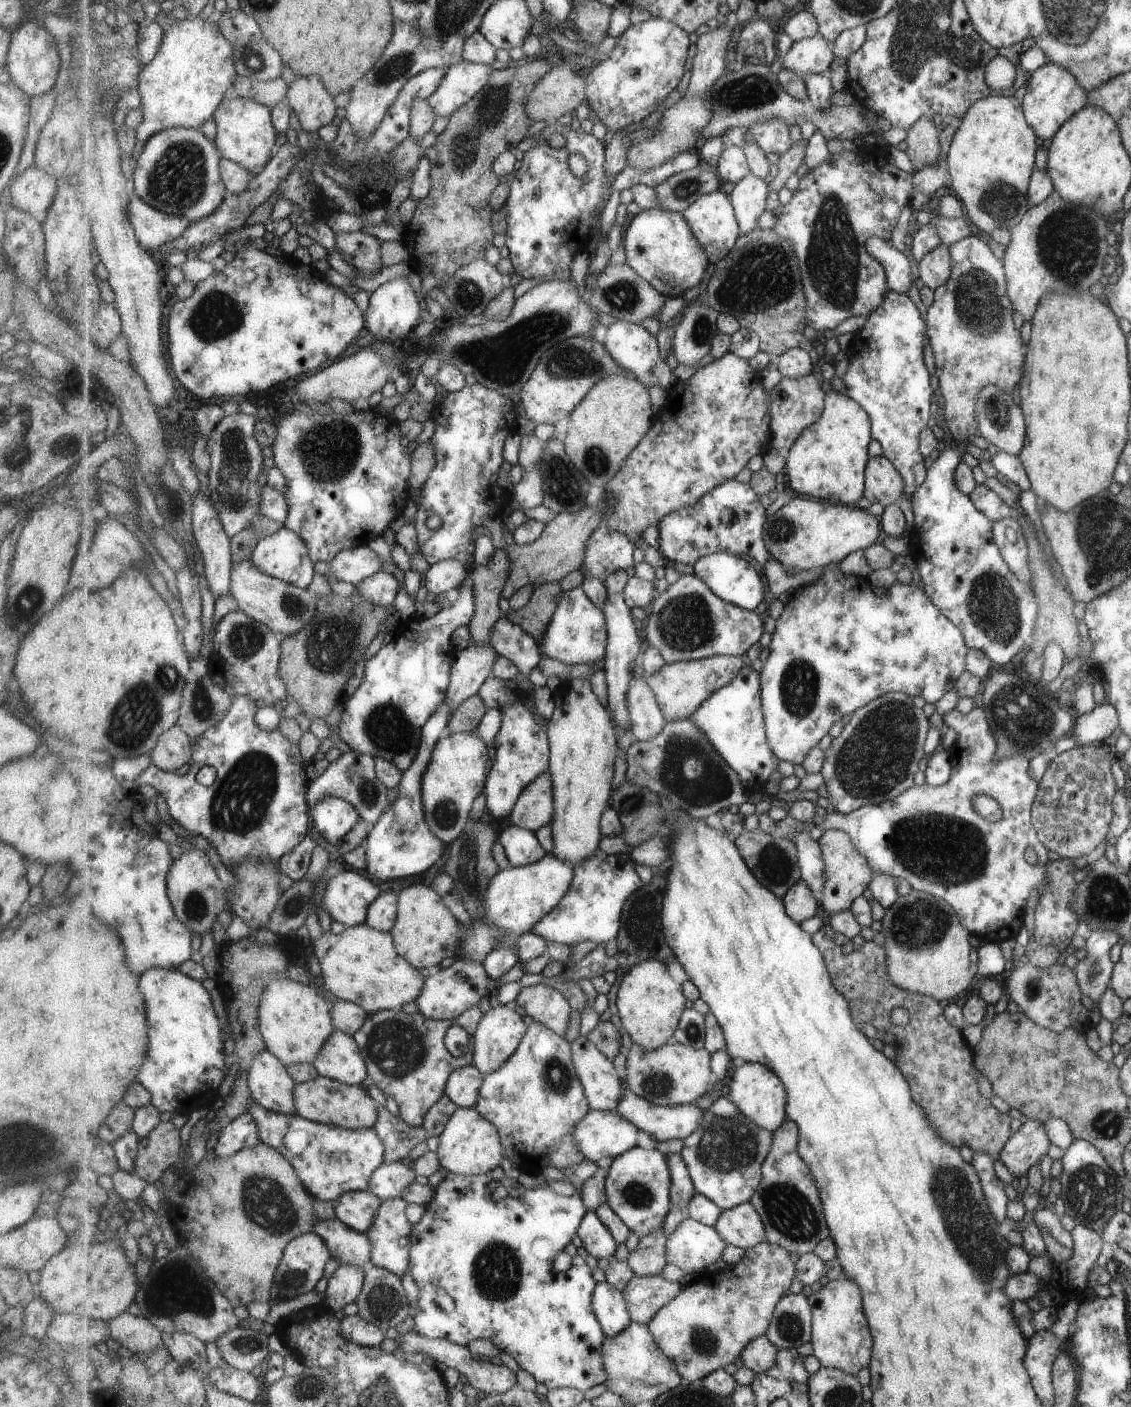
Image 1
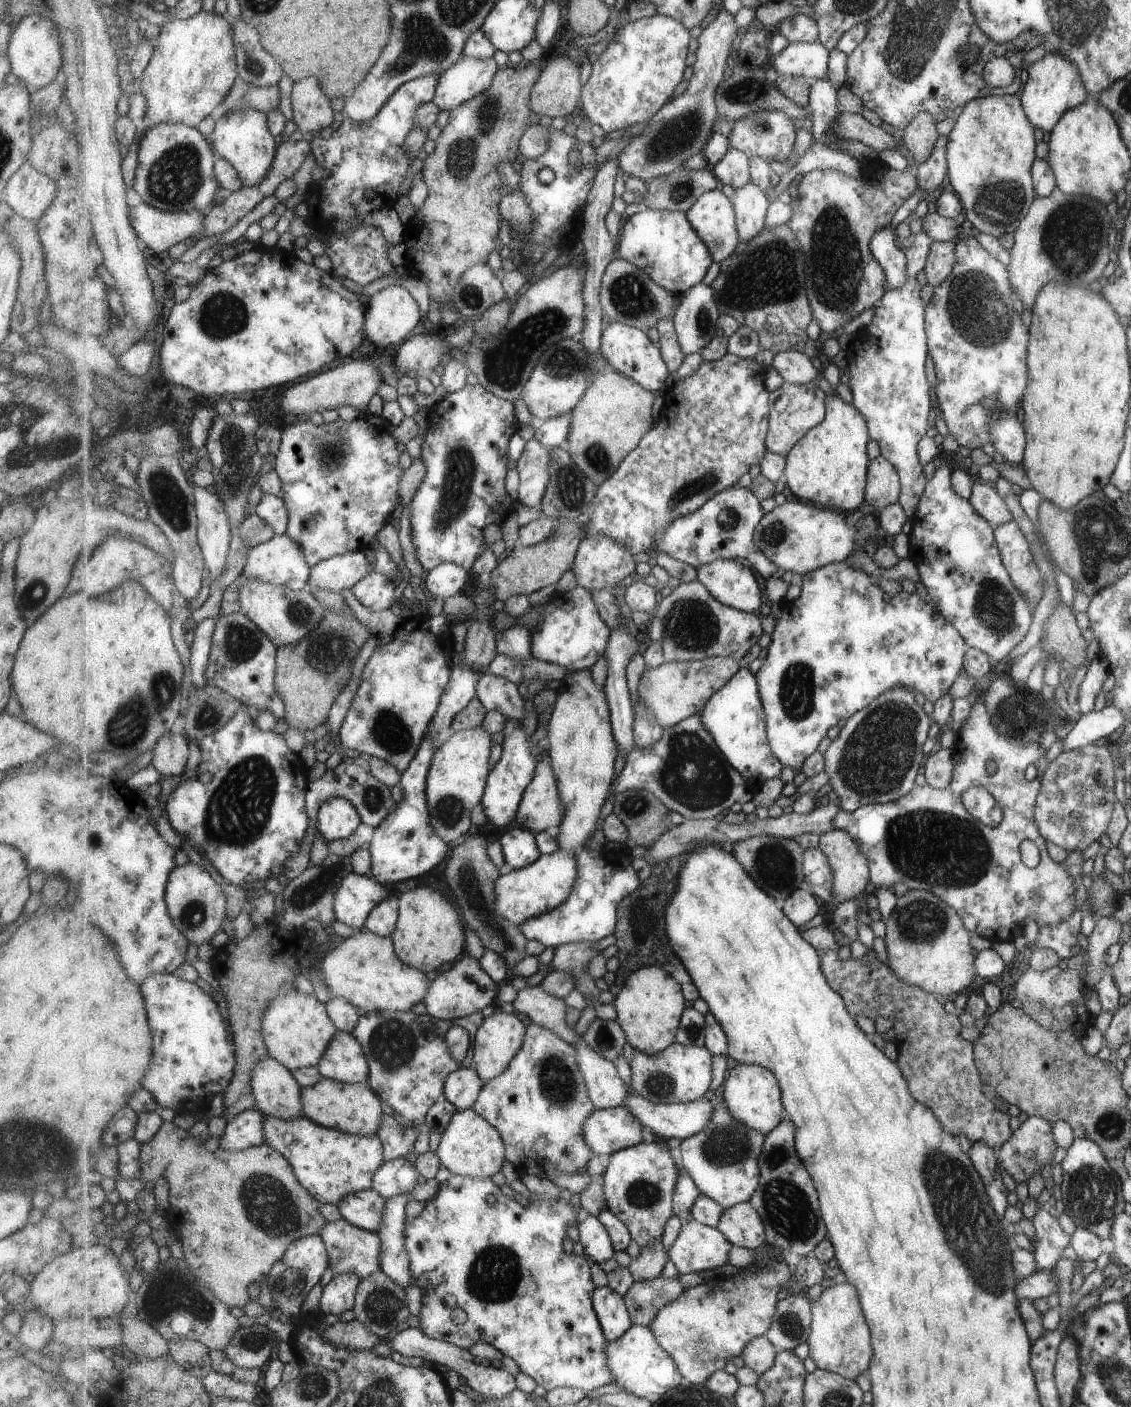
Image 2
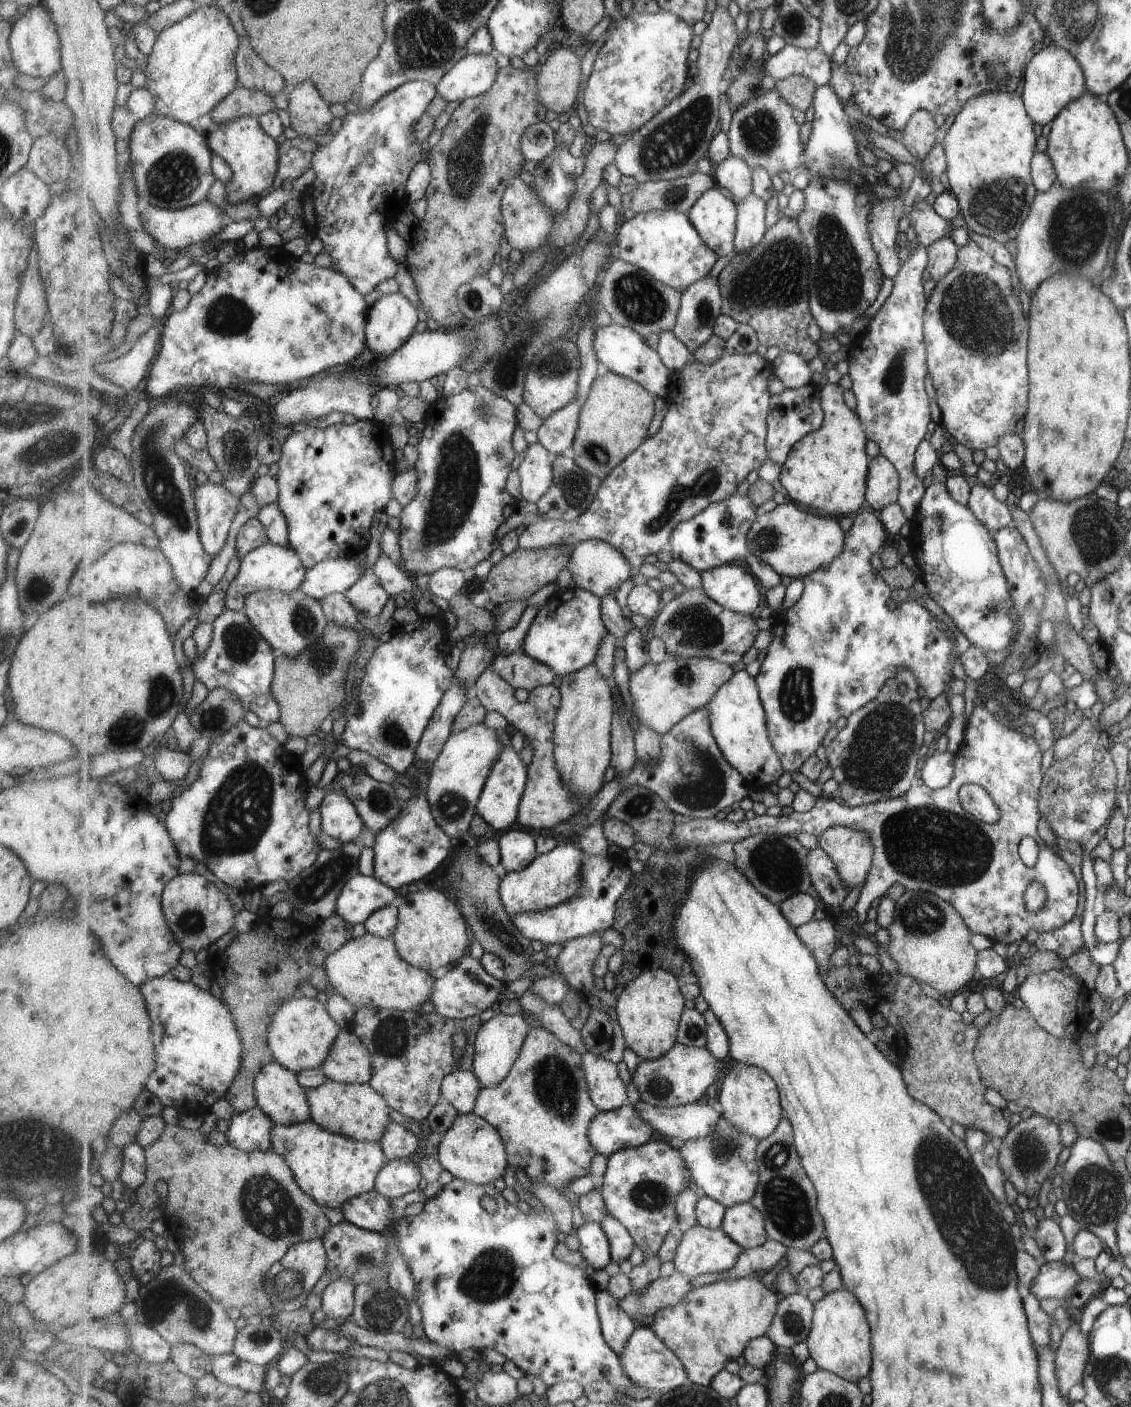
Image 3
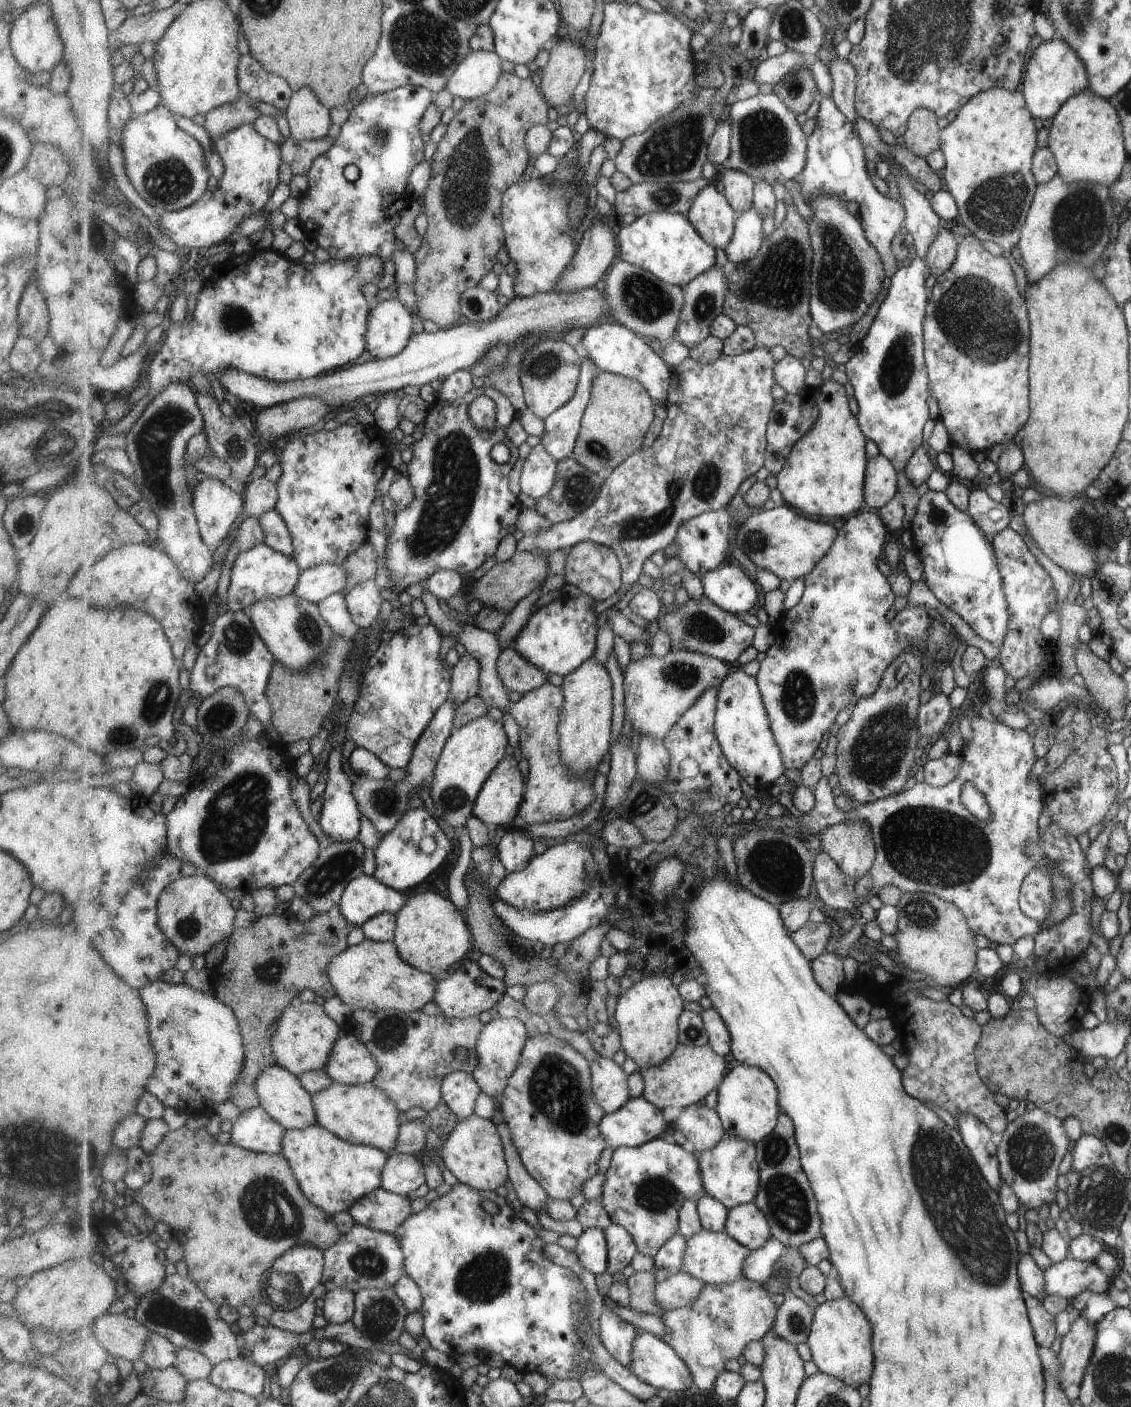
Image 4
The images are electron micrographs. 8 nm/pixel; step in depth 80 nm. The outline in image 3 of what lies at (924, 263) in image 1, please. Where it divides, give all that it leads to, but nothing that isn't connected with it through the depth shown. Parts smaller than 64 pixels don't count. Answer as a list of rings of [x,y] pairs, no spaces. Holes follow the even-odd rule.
[[[949,235],[942,236],[926,246],[927,267],[929,276],[935,282],[952,270],[956,262],[957,247]]]

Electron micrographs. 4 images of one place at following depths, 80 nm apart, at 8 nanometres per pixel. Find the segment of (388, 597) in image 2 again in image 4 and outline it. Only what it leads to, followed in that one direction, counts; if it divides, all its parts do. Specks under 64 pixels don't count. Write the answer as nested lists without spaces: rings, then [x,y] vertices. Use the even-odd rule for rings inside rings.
[[[375,579],[359,583],[346,596],[353,620],[359,628],[372,627],[381,612],[384,596]]]

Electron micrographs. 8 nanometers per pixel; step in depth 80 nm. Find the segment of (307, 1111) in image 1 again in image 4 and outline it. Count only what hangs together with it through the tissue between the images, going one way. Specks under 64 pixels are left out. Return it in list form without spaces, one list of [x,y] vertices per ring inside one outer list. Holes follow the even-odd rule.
[[[373,1081],[362,1085],[344,1085],[333,1083],[324,1091],[312,1094],[316,1108],[317,1122],[328,1128],[333,1134],[349,1142],[360,1145],[371,1145],[393,1156],[396,1142],[400,1136],[401,1111],[396,1102],[379,1088]]]

